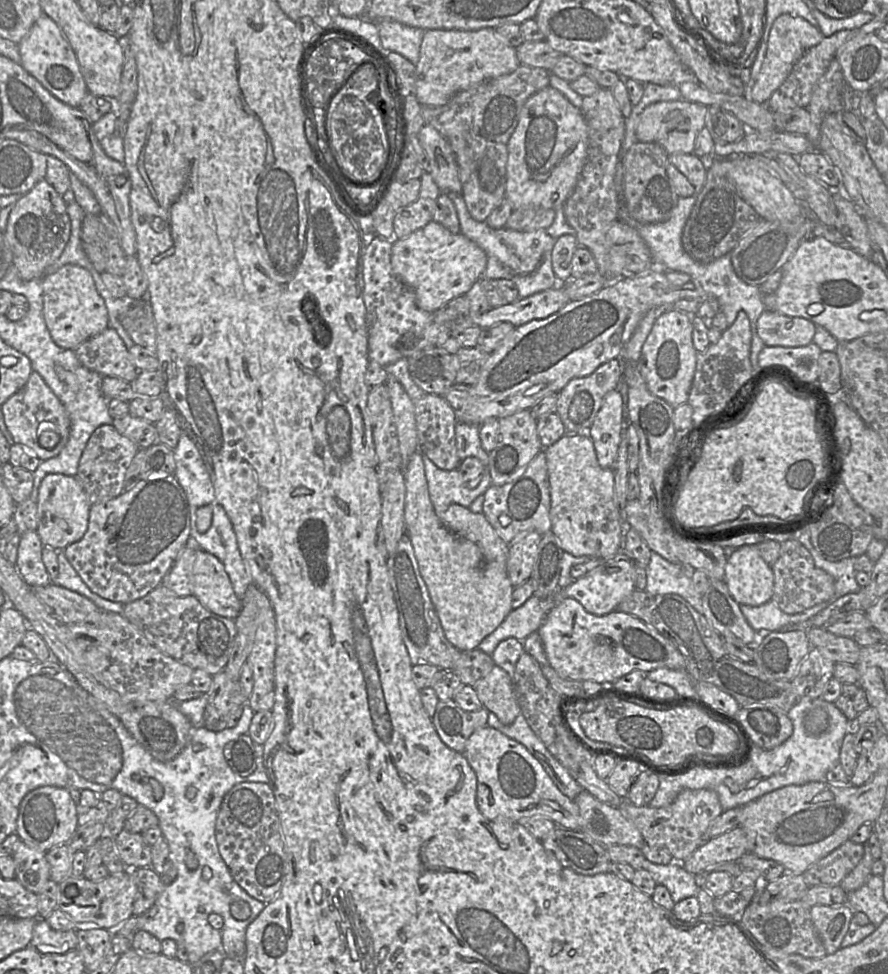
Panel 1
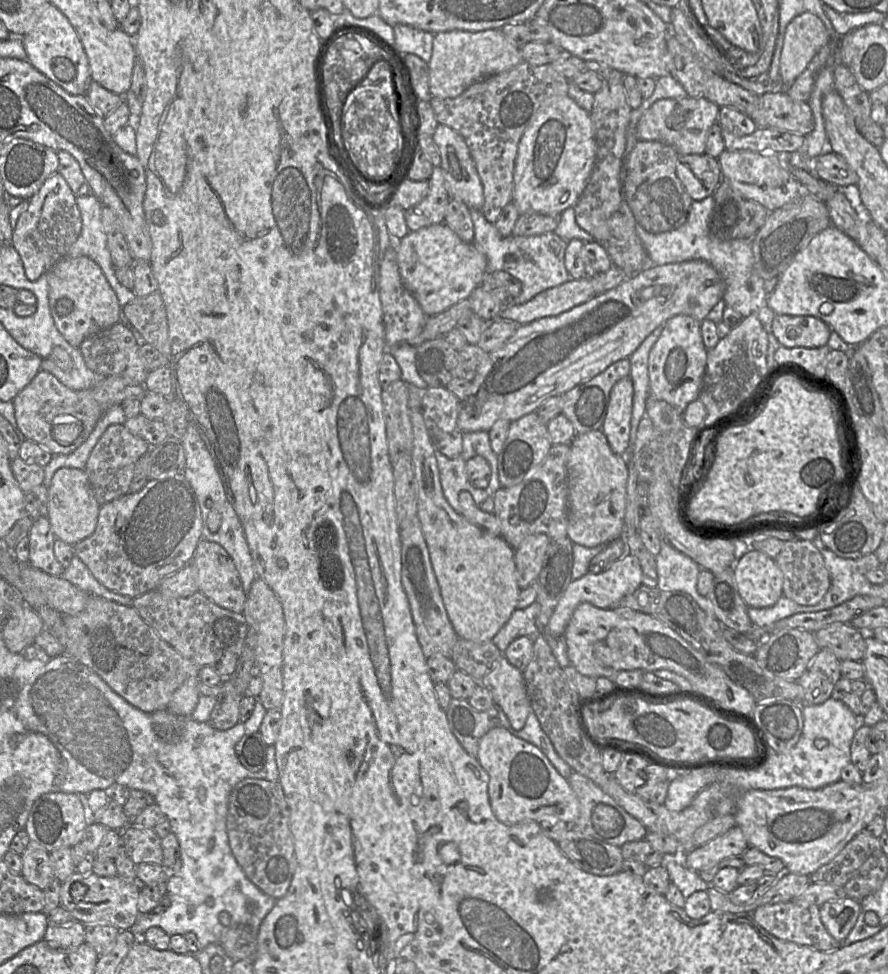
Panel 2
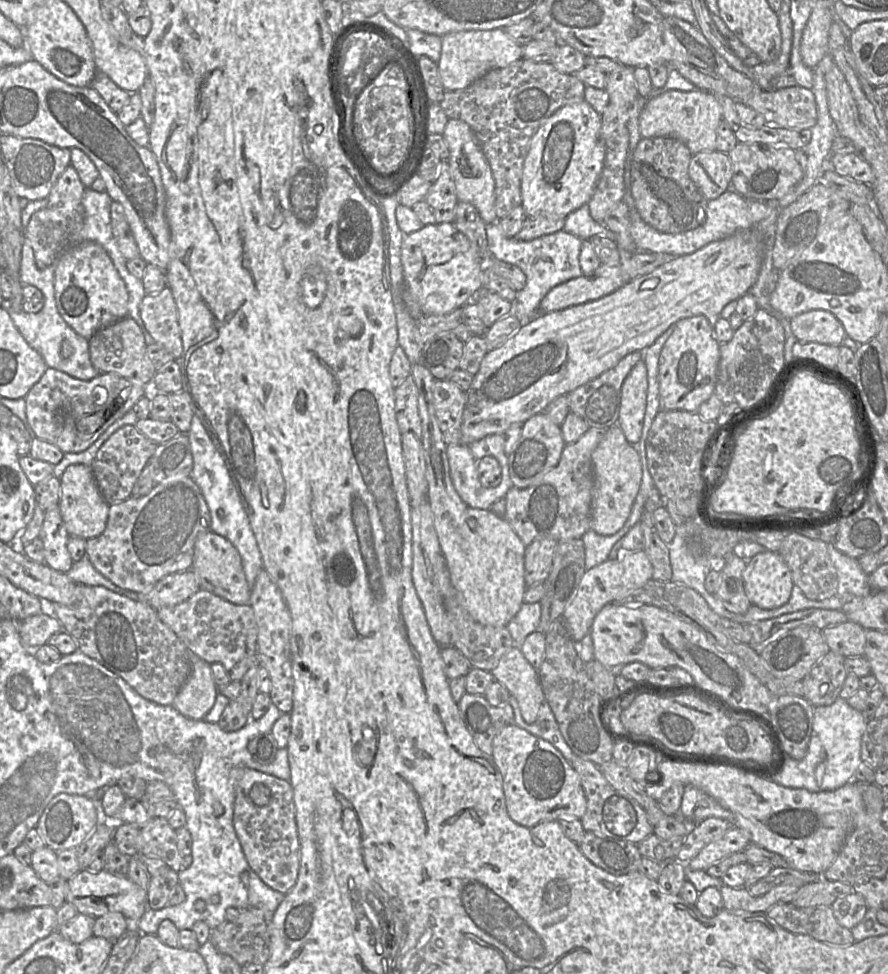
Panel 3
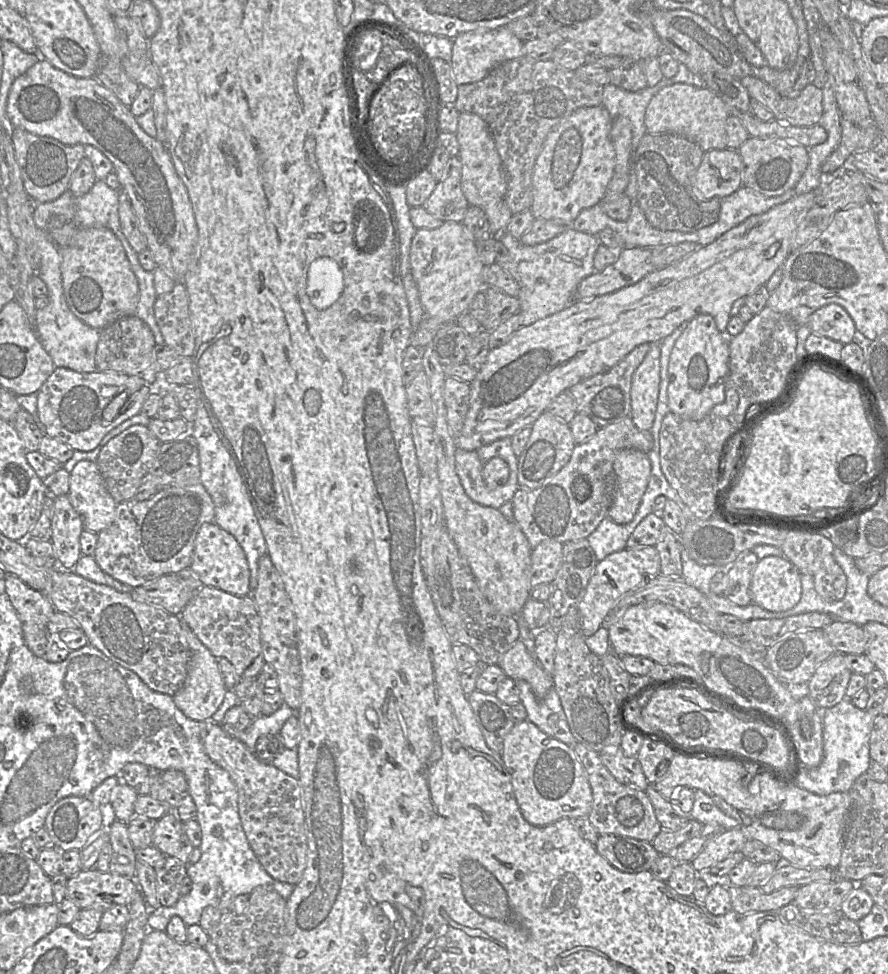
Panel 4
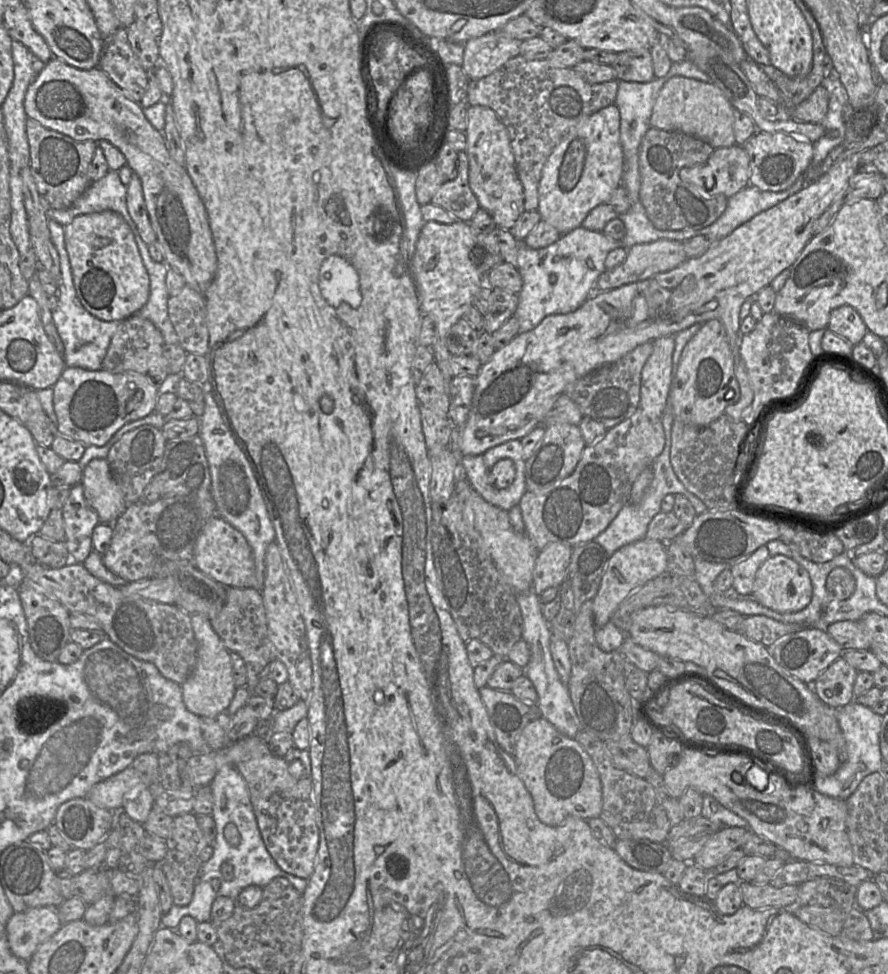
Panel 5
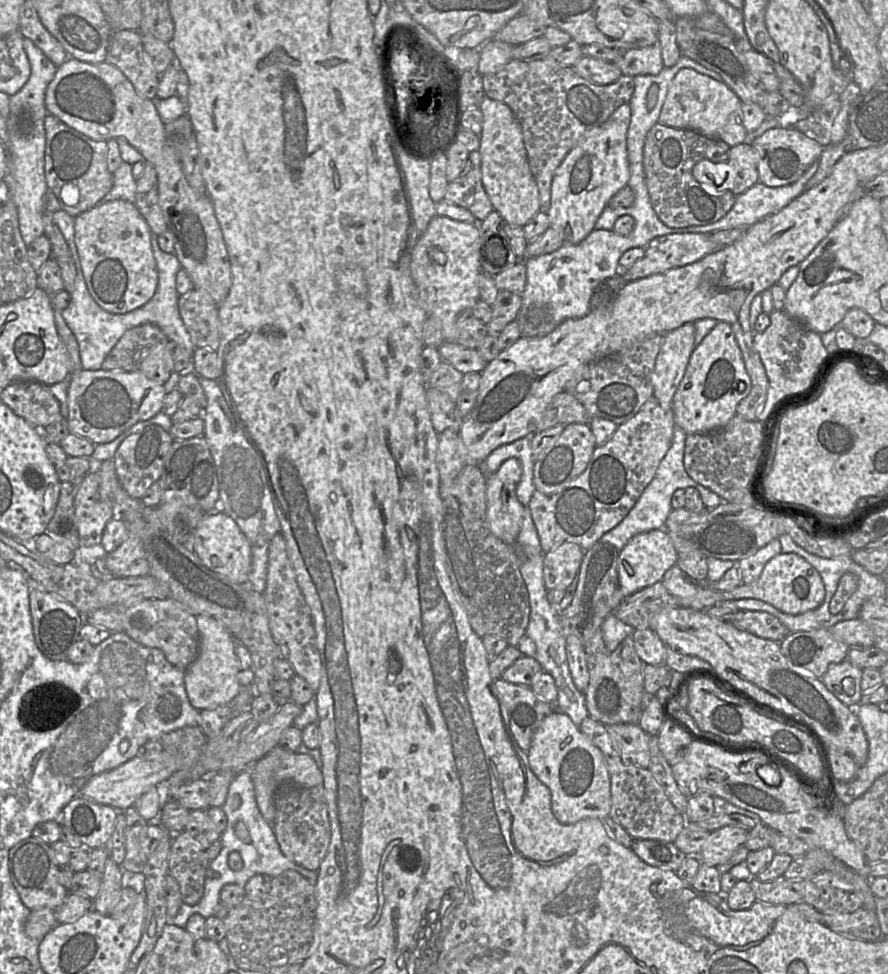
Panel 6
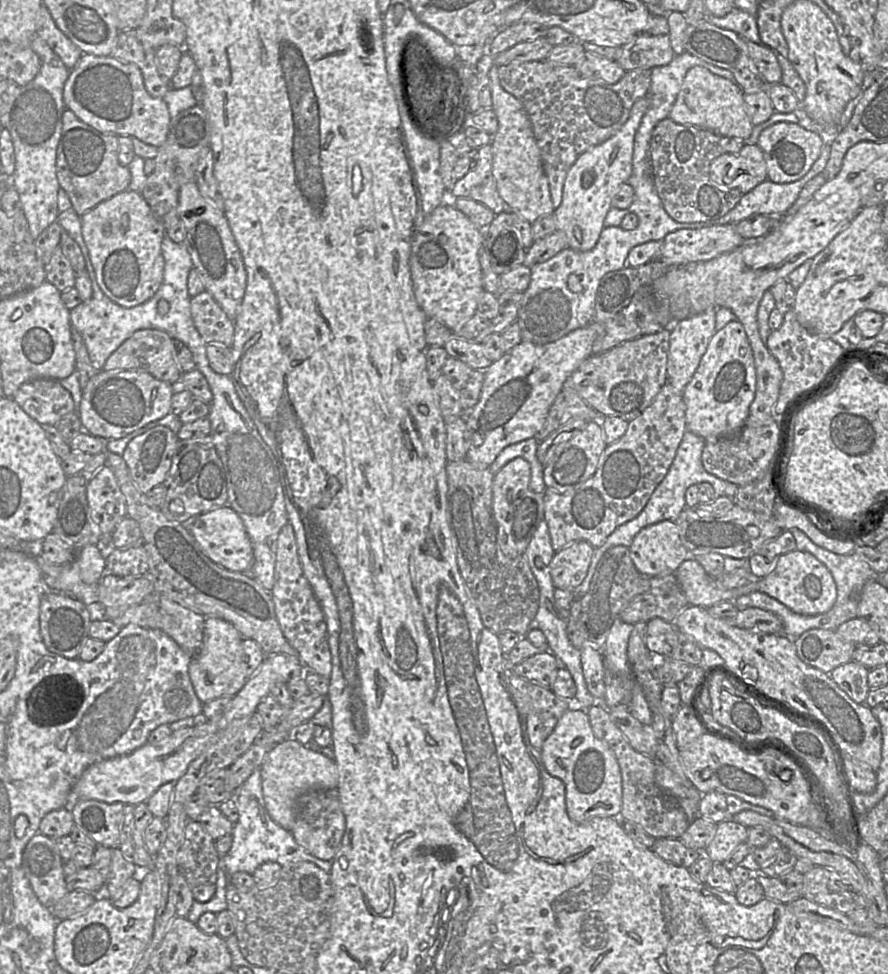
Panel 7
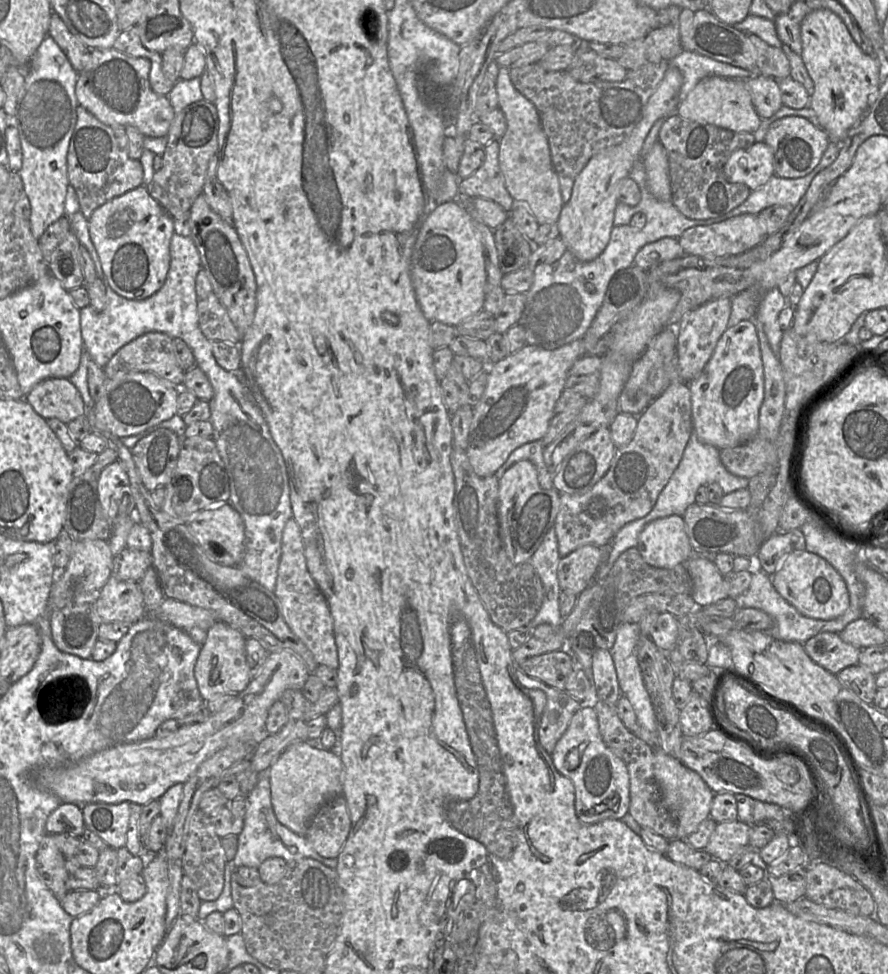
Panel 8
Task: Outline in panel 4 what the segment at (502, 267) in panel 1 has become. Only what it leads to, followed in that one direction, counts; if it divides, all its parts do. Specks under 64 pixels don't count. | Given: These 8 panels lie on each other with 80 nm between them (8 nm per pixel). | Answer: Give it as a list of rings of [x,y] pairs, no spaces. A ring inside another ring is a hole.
[[[567,228],[555,238],[534,246],[526,246],[506,232],[495,234],[518,265],[521,281],[519,289],[519,317],[521,327],[558,313],[575,301],[579,283],[596,273],[594,257],[600,246],[596,236]]]

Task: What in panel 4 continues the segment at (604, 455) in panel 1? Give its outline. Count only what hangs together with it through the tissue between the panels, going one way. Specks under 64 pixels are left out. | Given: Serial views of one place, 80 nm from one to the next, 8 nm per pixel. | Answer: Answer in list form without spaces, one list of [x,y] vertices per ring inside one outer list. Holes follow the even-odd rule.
[[[660,342],[651,348],[632,376],[630,417],[640,430],[650,430],[656,413],[660,387]]]

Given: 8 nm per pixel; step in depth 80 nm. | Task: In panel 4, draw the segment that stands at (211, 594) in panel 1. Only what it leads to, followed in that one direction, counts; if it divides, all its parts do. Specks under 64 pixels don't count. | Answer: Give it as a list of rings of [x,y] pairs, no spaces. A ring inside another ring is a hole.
[[[214,522],[204,524],[196,536],[191,570],[203,586],[215,587],[238,597],[252,593],[249,566],[242,547],[233,535]]]

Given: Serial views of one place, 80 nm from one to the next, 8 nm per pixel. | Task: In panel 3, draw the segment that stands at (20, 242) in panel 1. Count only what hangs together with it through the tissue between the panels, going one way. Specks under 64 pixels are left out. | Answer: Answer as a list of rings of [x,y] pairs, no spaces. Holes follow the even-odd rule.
[[[69,165],[52,187],[46,198],[47,205],[35,212],[25,226],[24,245],[32,248],[38,269],[51,265],[63,252],[79,242],[79,233],[83,227],[82,196],[85,190],[77,171]]]

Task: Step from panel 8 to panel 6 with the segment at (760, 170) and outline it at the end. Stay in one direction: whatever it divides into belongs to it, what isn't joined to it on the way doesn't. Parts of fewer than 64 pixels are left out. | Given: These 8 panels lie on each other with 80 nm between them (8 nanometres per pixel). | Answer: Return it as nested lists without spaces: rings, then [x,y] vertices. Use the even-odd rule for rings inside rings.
[[[746,143],[731,147],[725,154],[704,160],[692,169],[692,175],[700,183],[717,191],[731,191],[736,195],[759,182],[759,154]]]

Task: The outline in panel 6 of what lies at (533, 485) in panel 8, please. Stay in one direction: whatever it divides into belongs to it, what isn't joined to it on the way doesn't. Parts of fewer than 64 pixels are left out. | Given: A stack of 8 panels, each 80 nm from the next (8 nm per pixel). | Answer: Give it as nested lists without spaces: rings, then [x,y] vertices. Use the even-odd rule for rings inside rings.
[[[510,458],[495,473],[487,475],[489,528],[504,544],[519,549],[517,538],[527,508],[516,496],[516,488],[522,476],[521,463],[518,459]]]

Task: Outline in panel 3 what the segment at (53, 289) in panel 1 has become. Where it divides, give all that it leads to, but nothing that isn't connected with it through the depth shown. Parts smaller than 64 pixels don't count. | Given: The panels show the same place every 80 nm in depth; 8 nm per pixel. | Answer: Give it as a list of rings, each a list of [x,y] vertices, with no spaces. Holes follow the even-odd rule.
[[[78,242],[56,260],[55,301],[65,322],[84,338],[128,315],[129,293],[124,280],[107,253],[98,243]]]

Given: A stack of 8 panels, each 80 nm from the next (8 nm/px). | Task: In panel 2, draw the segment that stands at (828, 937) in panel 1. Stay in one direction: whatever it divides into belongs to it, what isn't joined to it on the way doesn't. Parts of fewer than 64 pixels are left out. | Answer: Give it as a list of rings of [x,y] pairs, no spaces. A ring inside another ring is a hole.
[[[846,897],[819,906],[820,918],[829,934],[843,942],[863,912],[860,901]]]

